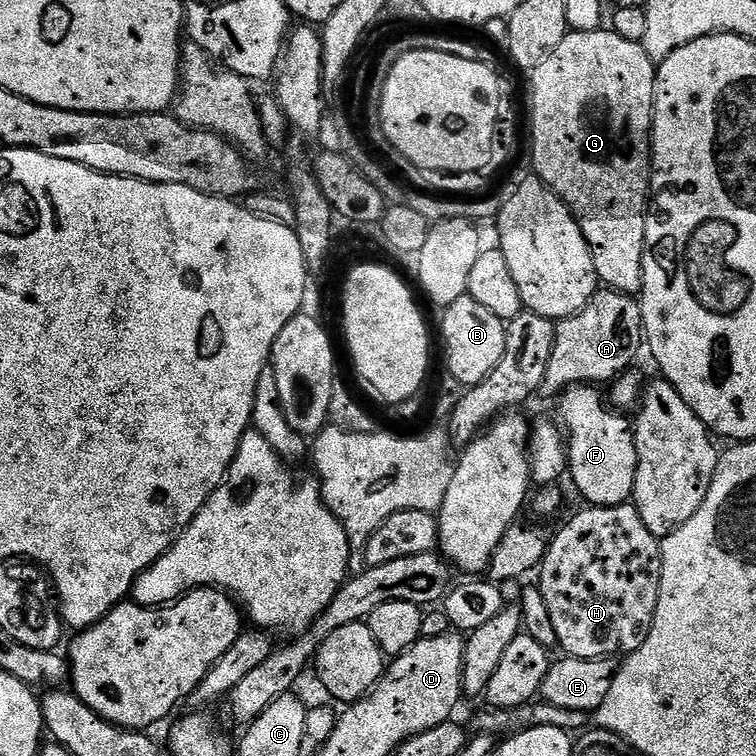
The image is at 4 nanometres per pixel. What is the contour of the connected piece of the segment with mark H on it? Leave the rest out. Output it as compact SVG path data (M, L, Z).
M631 503L610 506L609 508L585 507L585 512L580 512L557 536L551 537L548 552L538 569L538 585L546 600L546 607L550 612L551 624L554 625L554 632L557 634L557 642L564 656L573 656L583 660L593 660L603 656L623 658L628 653L638 650L642 642L650 634L650 626L654 622L654 610L658 610L658 590L662 582L662 554L660 553L660 540L650 530L646 530L646 522L642 522L642 514Z

